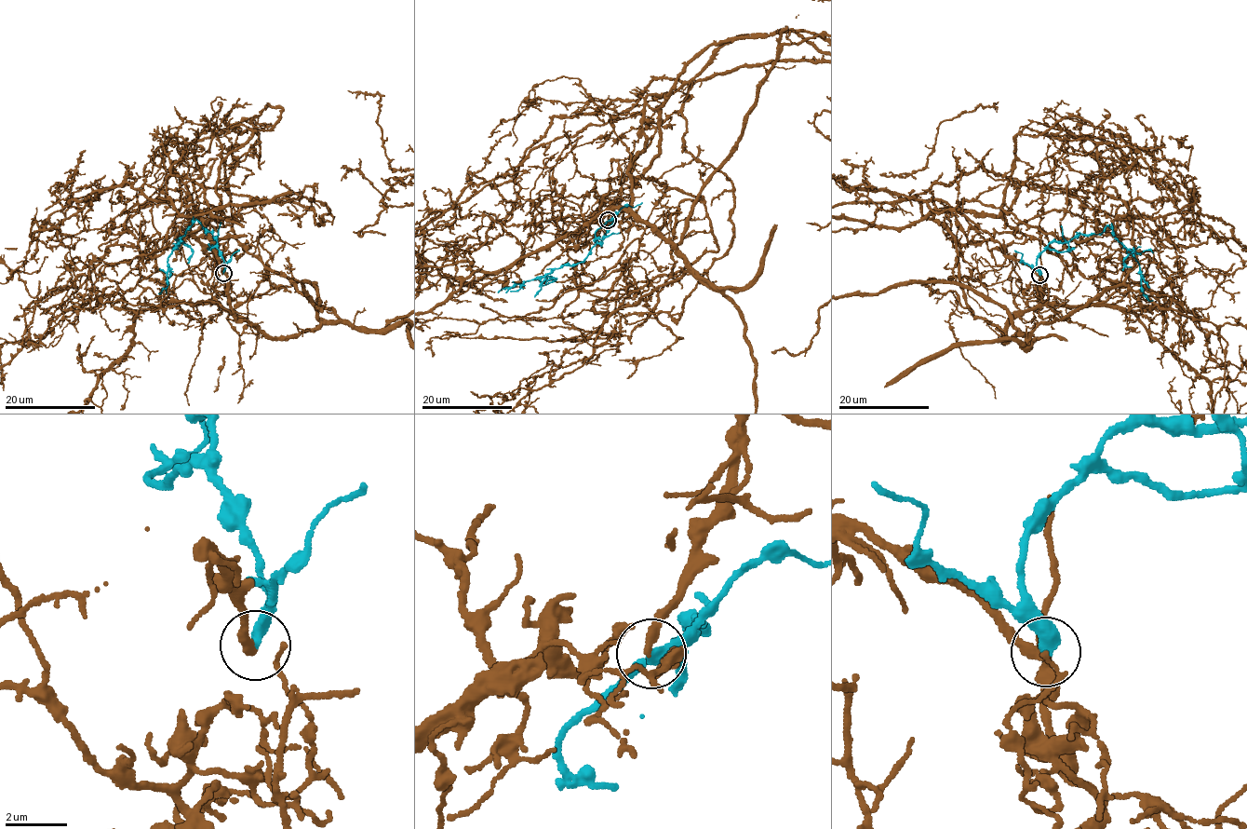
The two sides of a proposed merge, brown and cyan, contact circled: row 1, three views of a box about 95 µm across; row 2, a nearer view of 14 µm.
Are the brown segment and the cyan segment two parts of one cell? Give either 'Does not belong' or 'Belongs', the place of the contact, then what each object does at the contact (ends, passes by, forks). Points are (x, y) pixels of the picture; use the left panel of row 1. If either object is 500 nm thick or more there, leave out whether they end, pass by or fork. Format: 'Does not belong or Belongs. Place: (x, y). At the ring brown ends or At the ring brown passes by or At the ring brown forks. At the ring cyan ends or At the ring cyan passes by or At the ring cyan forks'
Belongs. Place: (223, 273). At the ring brown ends. At the ring cyan ends

